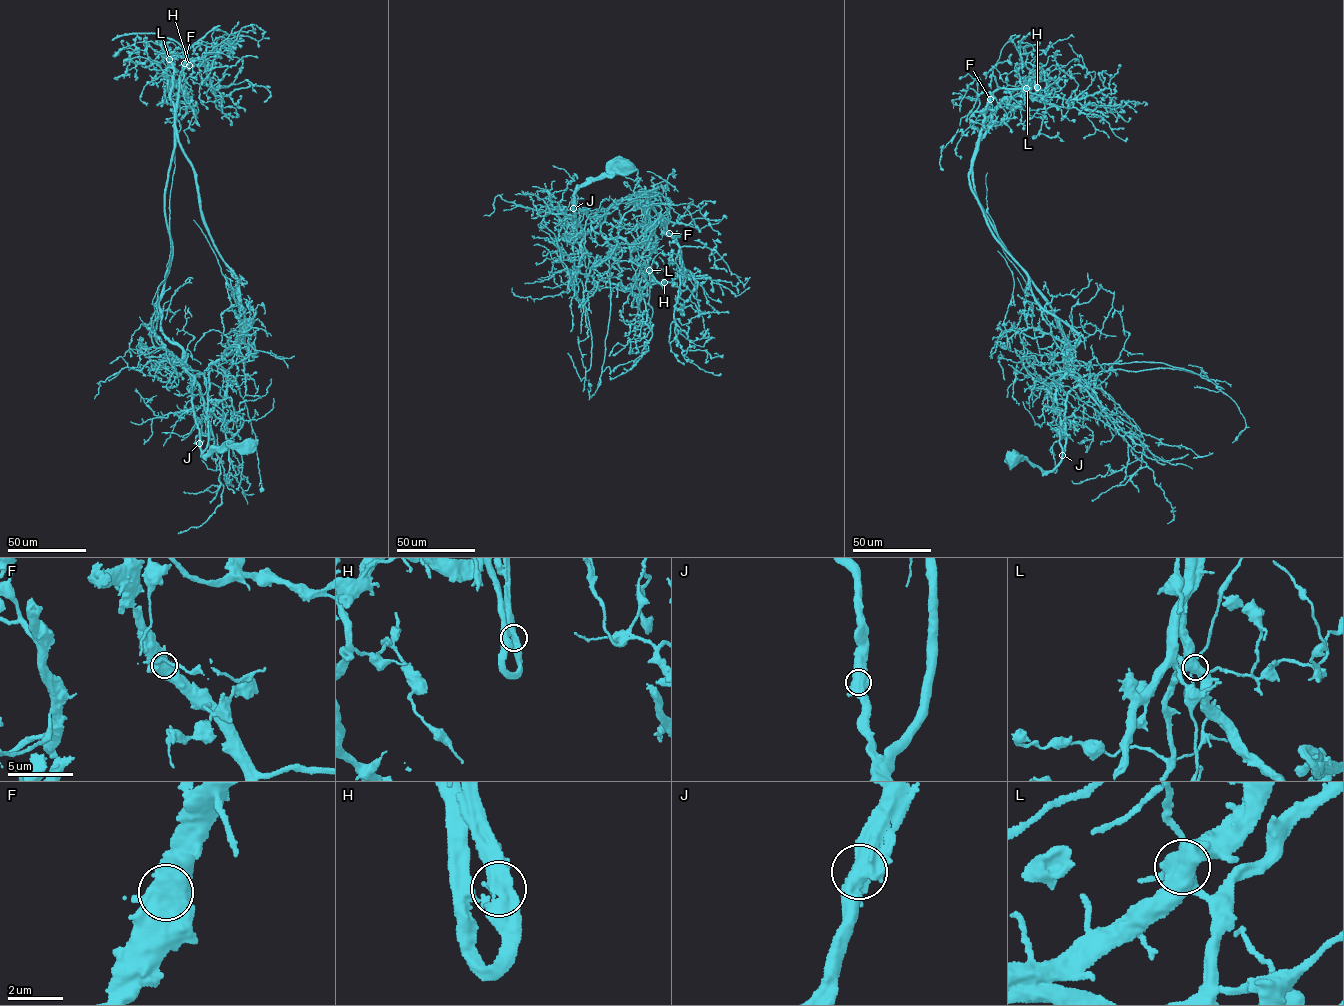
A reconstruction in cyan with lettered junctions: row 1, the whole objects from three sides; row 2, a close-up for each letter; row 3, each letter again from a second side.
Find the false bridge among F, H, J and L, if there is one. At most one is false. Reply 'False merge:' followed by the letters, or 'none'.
False merge: L

